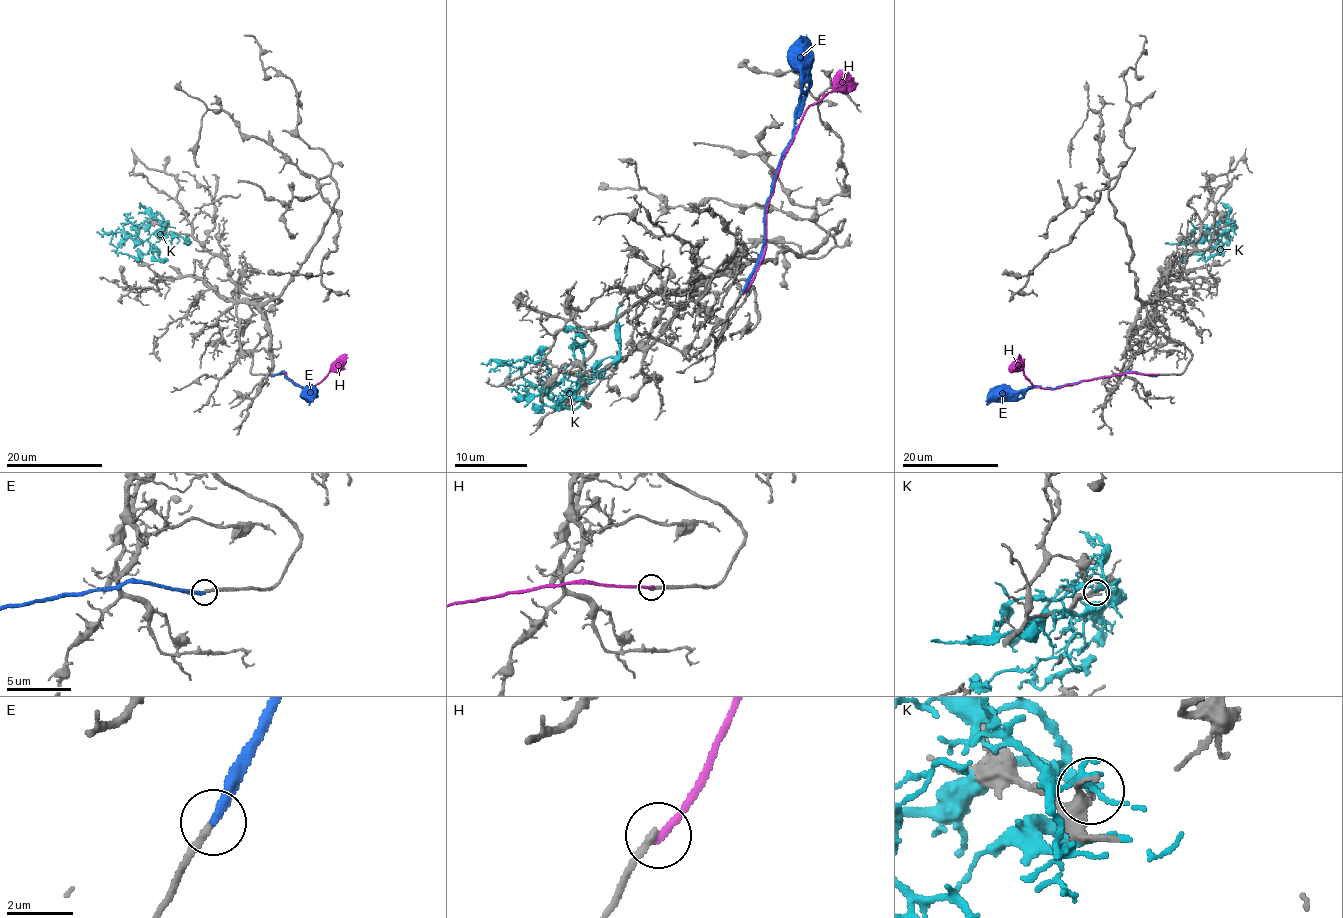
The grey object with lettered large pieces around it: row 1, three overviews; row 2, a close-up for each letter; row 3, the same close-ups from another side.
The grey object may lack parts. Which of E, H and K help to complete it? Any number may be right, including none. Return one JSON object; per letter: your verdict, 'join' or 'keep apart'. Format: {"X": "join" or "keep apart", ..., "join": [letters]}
{"E": "join", "H": "keep apart", "K": "keep apart", "join": ["E"]}

